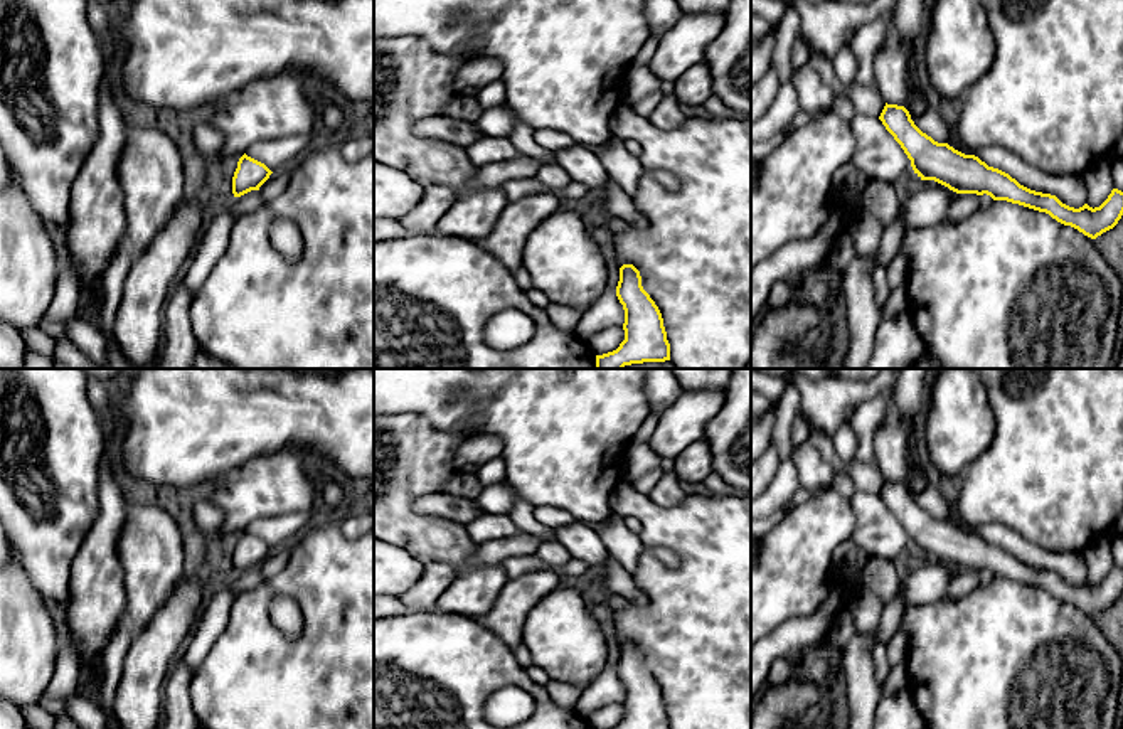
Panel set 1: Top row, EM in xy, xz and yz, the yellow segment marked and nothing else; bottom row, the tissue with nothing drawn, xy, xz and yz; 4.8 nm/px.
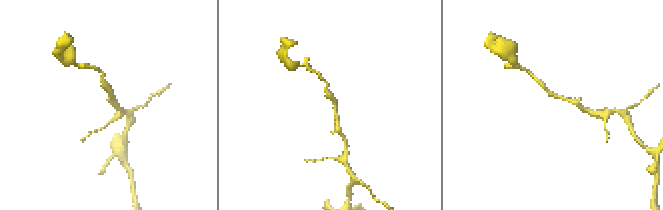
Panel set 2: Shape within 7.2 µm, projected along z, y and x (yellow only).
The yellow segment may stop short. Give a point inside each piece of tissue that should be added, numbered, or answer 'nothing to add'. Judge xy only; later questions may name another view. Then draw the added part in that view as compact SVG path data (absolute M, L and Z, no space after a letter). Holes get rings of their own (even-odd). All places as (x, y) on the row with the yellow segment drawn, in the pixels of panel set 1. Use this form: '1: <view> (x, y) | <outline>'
nothing to add

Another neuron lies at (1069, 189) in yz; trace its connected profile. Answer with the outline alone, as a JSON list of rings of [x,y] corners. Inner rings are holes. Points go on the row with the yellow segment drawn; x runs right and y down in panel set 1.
[[[953,140],[948,143],[965,155],[975,155],[988,167],[998,168],[1015,178],[1020,185],[1056,195],[1062,204],[1079,209],[1088,202],[1088,189],[1083,175],[1052,175],[1037,167],[1025,163],[1020,157],[1002,146],[987,146],[971,150]]]

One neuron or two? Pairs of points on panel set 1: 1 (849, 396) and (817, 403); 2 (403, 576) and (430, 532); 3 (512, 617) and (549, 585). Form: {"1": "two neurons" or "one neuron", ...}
{"1": "one neuron", "2": "two neurons", "3": "one neuron"}

